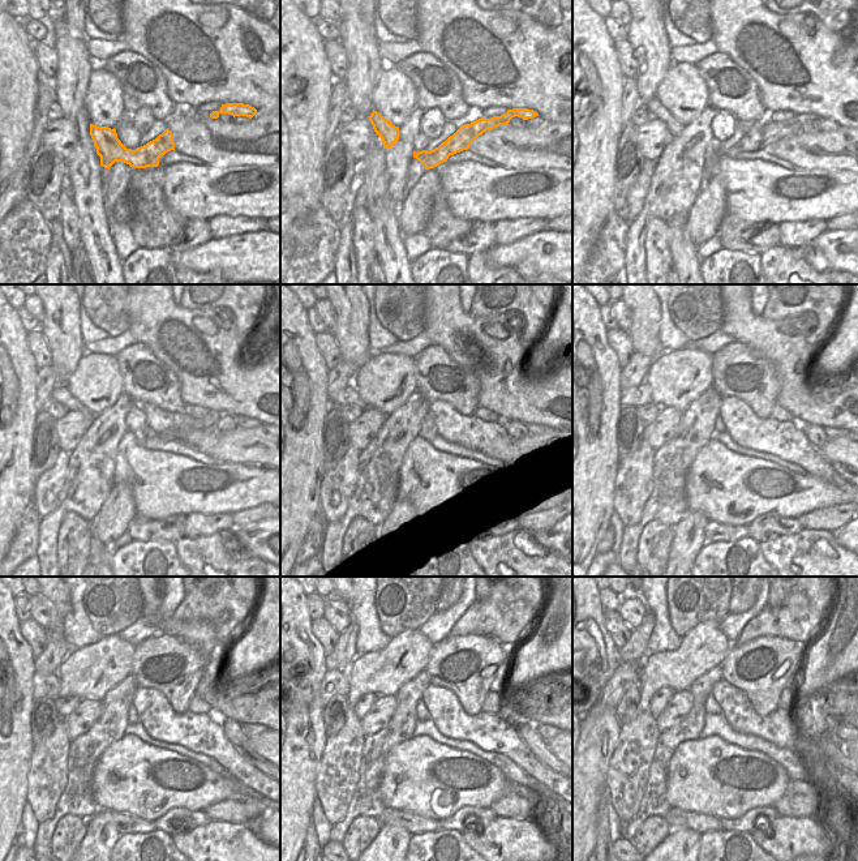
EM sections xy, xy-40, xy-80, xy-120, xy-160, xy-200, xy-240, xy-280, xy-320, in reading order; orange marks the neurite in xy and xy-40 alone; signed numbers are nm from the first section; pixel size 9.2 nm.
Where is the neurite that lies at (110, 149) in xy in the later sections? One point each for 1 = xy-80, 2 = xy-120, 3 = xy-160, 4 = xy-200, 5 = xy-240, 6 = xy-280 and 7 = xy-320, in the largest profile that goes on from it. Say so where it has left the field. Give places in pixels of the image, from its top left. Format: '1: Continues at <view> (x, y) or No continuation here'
1: Continues at xy-80 (759, 136)
2: Continues at xy-120 (60, 393)
3: Continues at xy-160 (348, 395)
4: Continues at xy-200 (636, 395)
5: Continues at xy-240 (43, 685)
6: Continues at xy-280 (334, 681)
7: Continues at xy-320 (626, 675).

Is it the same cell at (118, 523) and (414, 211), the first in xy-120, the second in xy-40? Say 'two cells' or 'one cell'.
one cell

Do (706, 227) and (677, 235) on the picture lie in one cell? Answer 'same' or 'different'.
different

